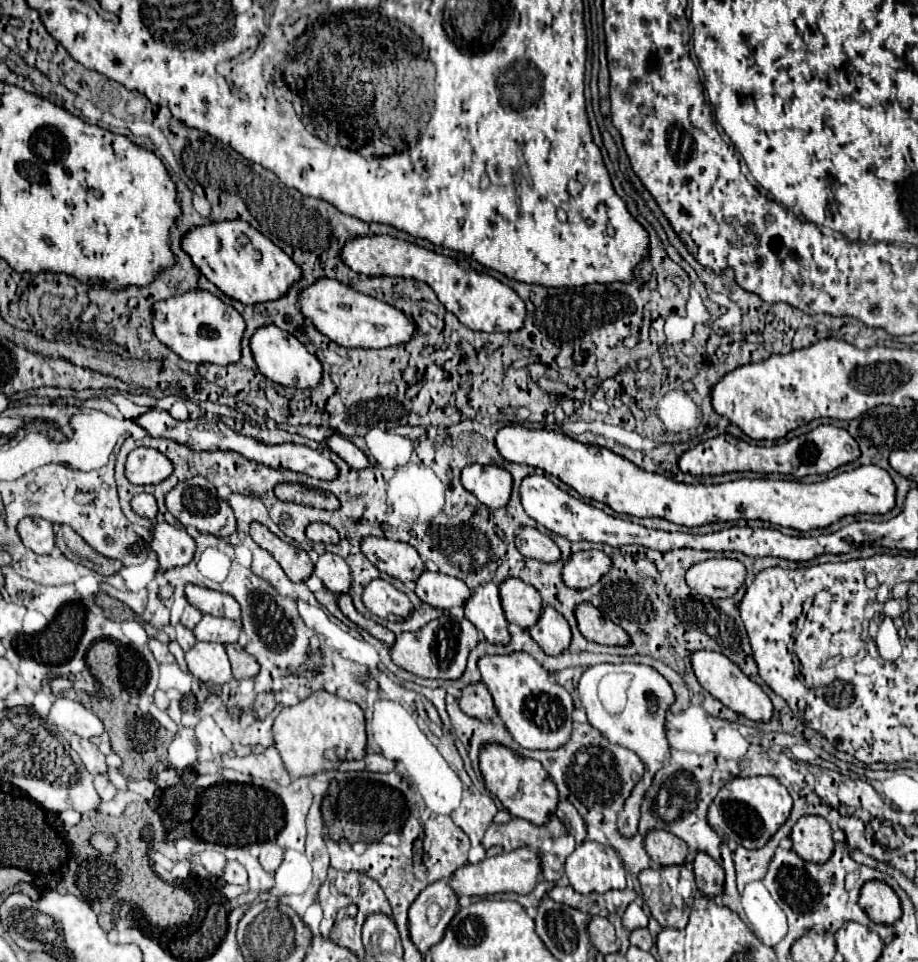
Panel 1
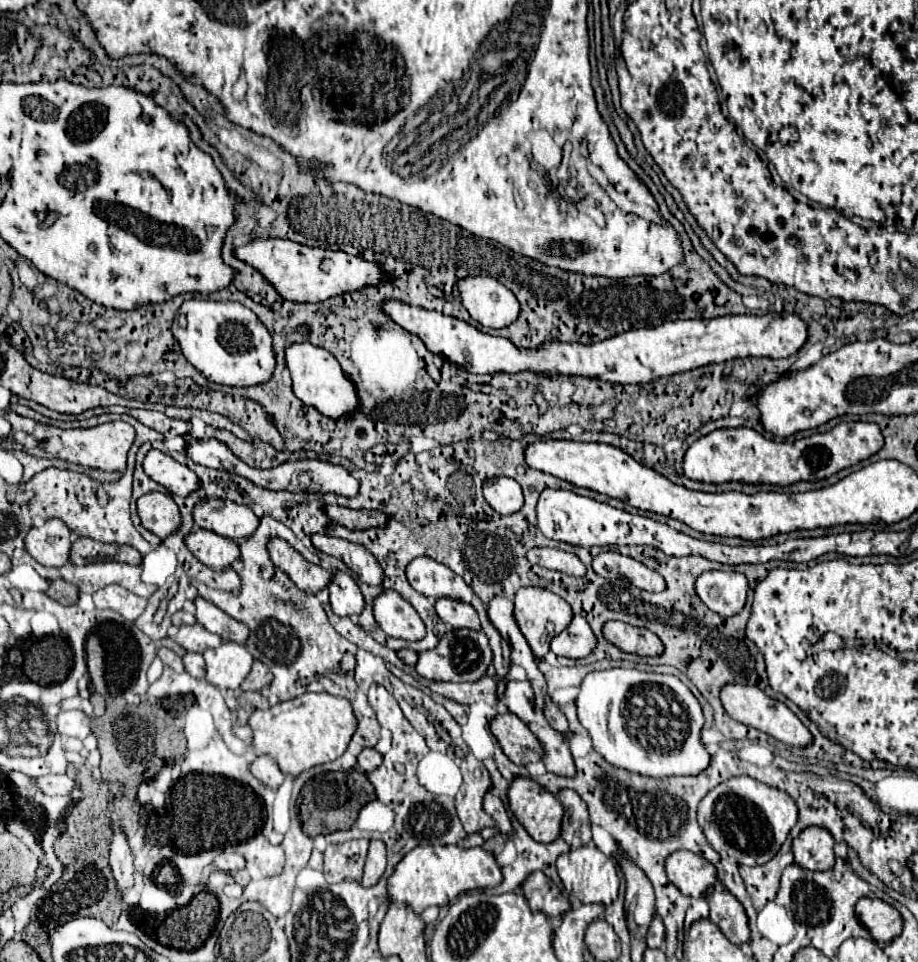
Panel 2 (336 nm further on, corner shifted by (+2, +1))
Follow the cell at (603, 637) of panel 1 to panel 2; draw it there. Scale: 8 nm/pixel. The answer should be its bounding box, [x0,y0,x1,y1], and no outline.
[603,621,663,657]

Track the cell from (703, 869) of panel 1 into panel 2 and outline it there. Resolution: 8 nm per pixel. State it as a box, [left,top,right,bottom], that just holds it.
[707,885,751,945]

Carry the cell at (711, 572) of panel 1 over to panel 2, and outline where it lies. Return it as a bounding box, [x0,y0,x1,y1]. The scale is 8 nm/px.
[695,571,747,615]

